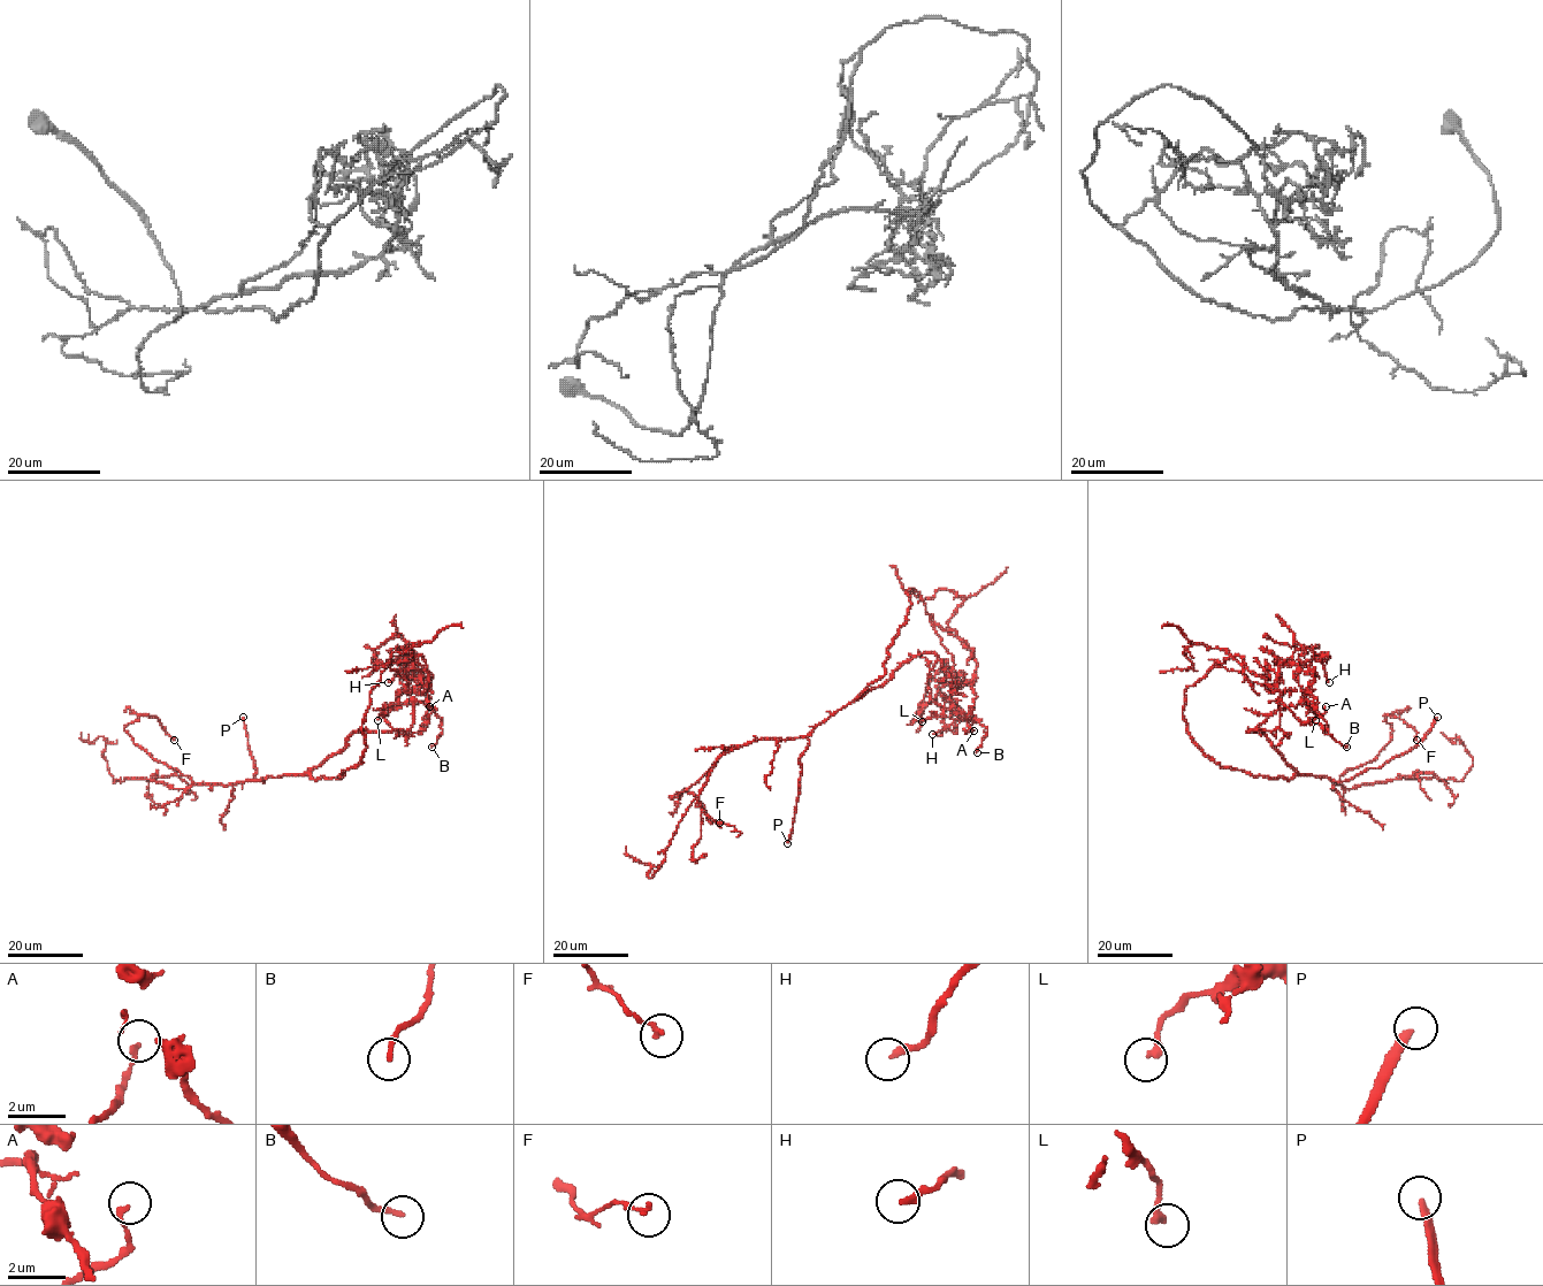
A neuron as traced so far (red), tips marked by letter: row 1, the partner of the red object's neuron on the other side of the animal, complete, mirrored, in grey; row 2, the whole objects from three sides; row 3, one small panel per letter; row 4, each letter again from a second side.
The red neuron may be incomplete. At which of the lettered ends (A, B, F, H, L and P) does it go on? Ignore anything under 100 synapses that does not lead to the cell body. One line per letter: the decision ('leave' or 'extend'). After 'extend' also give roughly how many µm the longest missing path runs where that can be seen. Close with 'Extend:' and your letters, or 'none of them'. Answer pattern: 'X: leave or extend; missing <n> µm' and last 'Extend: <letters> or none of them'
A: leave
B: leave
F: leave
H: leave
L: leave
P: extend; missing 25 µm
Extend: P

